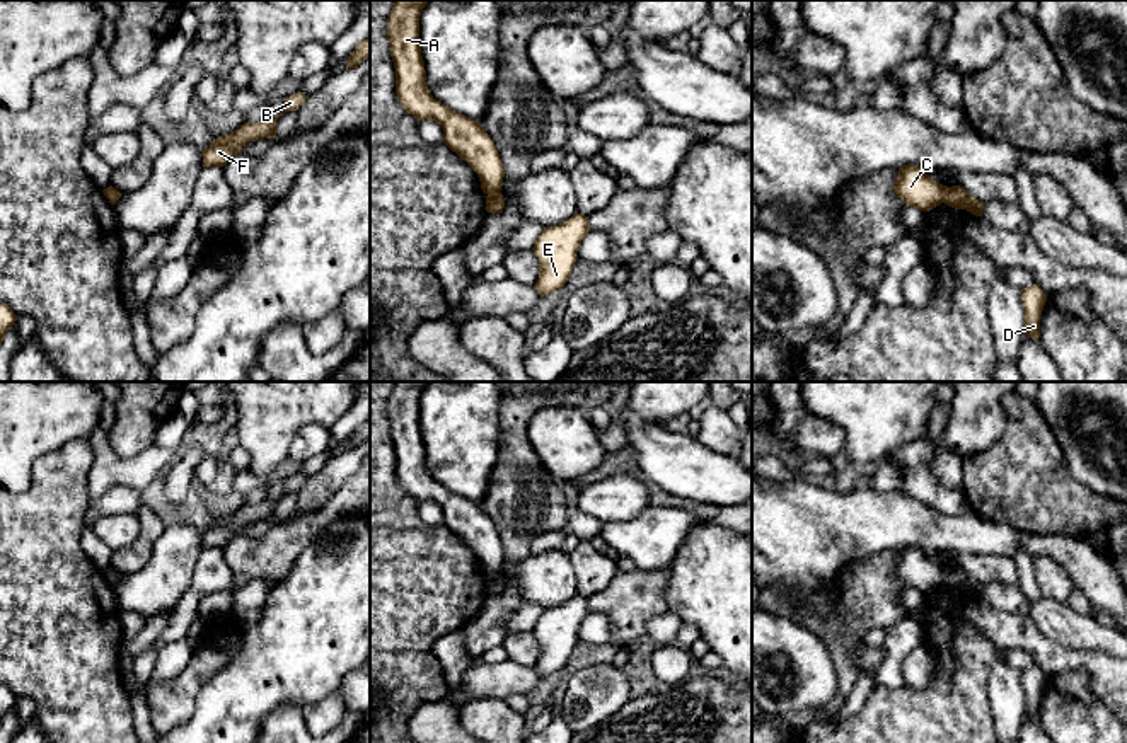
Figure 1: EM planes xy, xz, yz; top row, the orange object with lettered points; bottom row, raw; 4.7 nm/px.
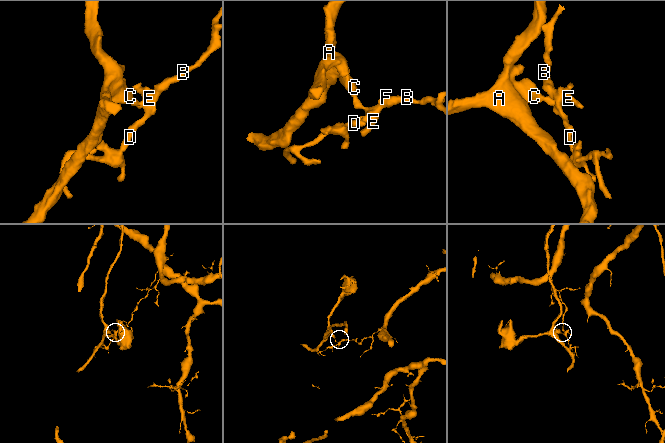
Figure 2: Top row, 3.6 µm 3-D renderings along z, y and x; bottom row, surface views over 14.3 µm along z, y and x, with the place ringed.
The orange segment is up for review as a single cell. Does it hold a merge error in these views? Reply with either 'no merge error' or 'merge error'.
merge error

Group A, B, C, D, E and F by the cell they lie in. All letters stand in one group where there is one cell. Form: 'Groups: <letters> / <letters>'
Groups: A C / B D E F

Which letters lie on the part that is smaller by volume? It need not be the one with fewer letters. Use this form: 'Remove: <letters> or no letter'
Remove: A, C

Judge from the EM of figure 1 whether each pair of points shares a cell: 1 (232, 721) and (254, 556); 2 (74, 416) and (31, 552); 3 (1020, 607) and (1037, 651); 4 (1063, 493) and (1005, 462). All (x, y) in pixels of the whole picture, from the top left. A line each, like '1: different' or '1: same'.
1: different
2: different
3: different
4: same

